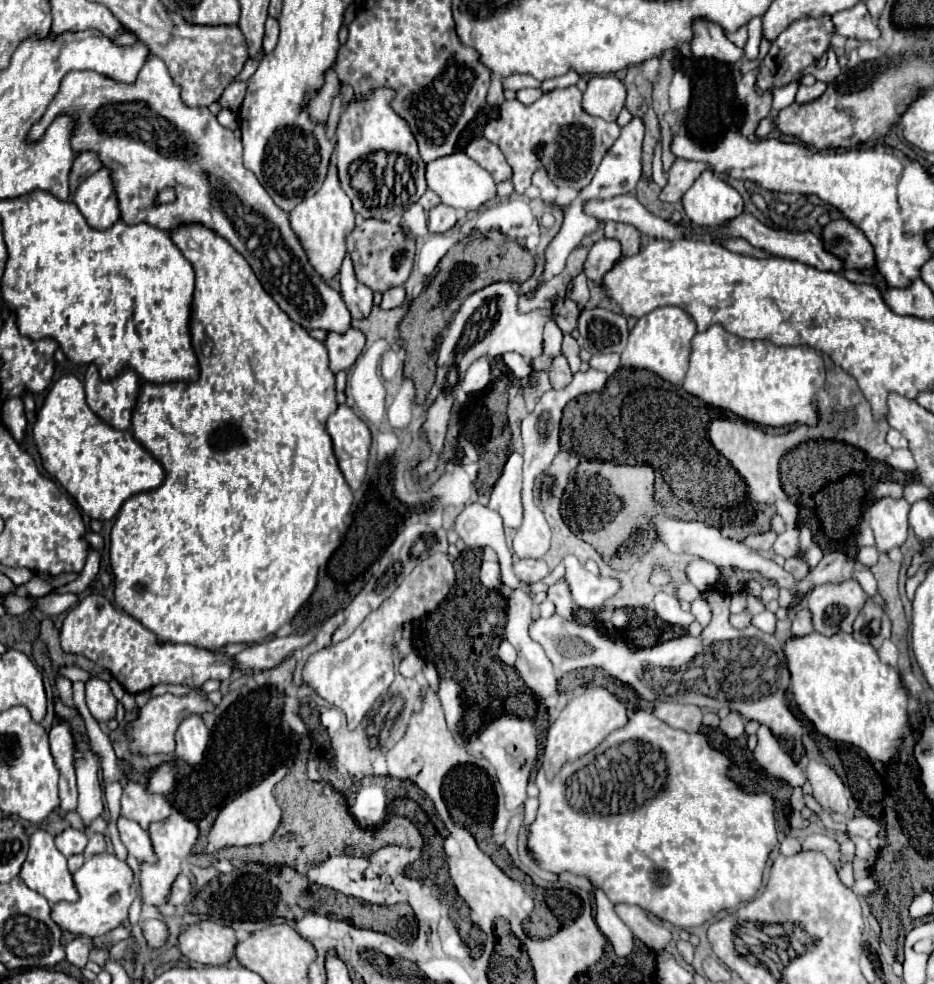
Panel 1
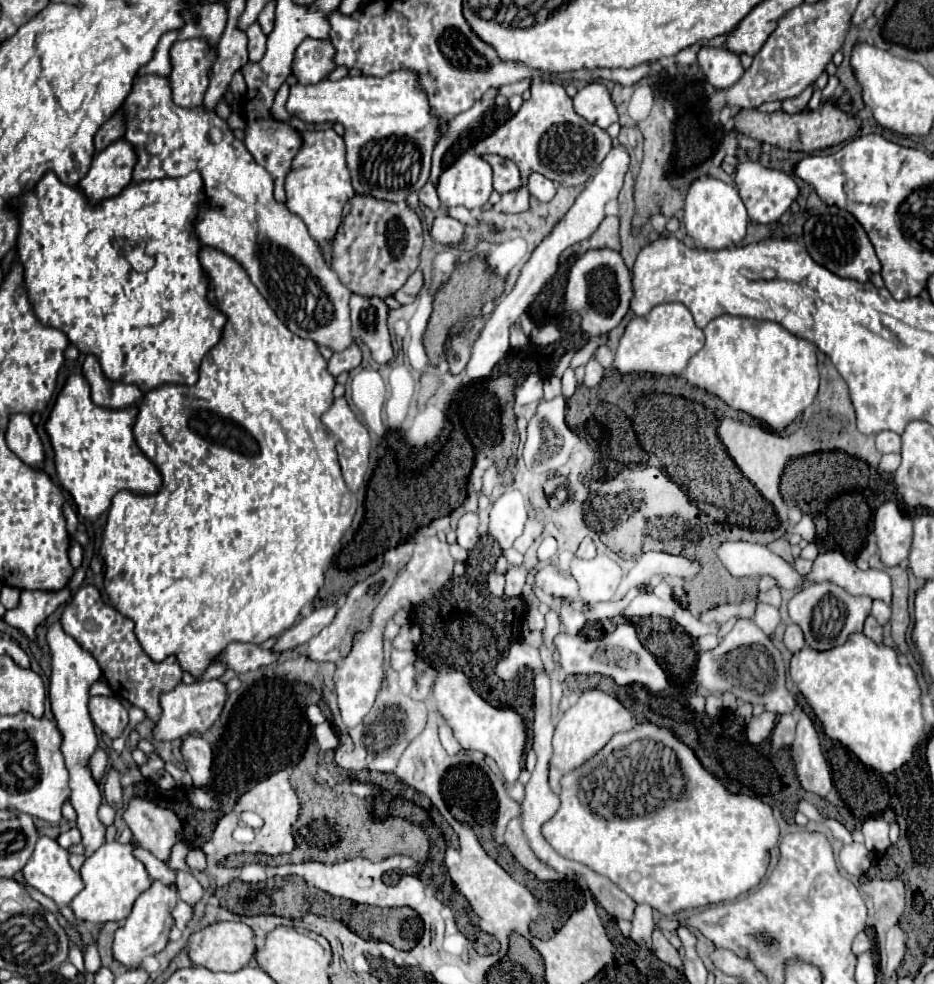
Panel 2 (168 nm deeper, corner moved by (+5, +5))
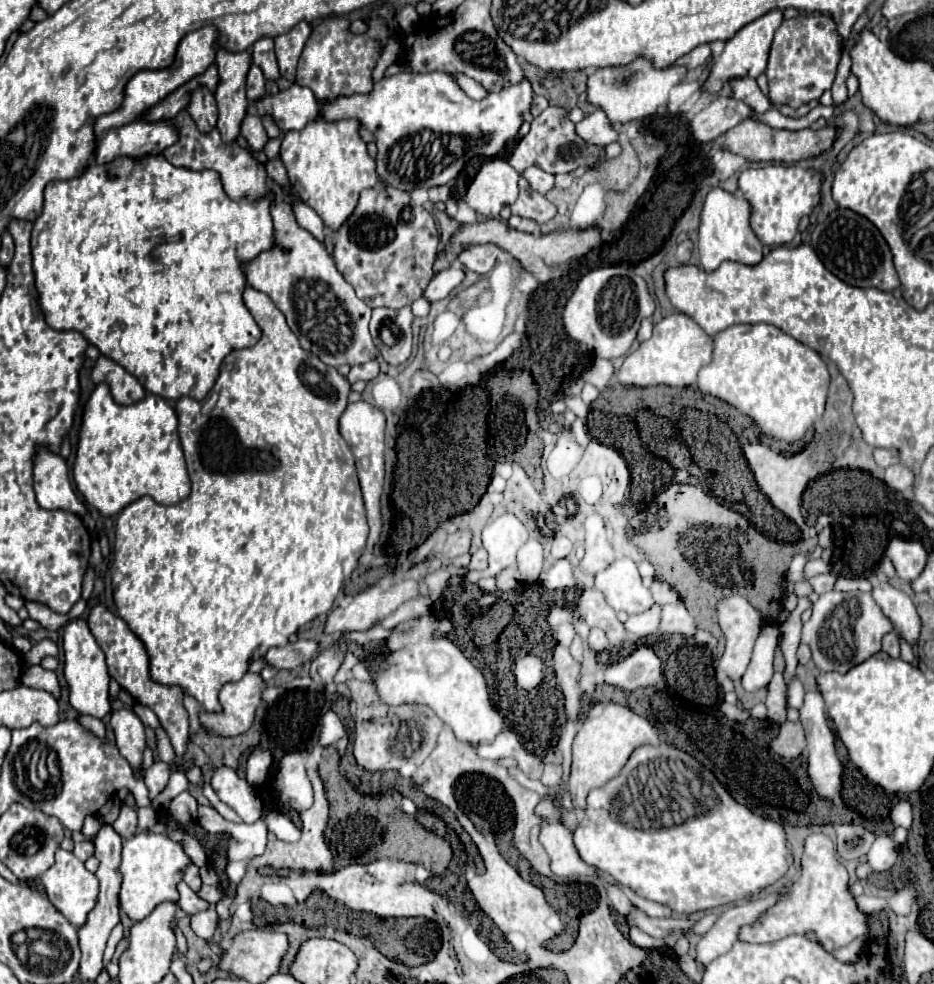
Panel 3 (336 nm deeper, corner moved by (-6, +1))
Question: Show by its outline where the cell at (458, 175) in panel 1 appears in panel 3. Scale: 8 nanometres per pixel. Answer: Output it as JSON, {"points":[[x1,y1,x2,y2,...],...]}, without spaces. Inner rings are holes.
{"points":[[500,157,488,159,480,167,480,171,472,179,472,183,468,185,468,189,464,193,464,203,470,205,472,209,476,209,484,217,490,217,490,219,492,217,498,217,498,213,500,213,500,209,504,205,510,205,510,203,516,201,516,197,518,197,518,177,520,175,504,159,500,159]]}

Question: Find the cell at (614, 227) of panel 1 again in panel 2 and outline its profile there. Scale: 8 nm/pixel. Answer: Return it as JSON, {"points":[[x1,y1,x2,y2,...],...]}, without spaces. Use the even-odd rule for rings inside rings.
{"points":[[605,217,601,221,601,225,597,227,597,231,589,239,585,239,581,243,581,247,583,247,583,251,603,249,603,247,619,251,621,249,621,245,619,245,619,217]]}

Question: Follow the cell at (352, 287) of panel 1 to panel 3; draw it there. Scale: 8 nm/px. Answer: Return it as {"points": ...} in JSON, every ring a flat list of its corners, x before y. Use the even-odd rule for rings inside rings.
{"points":[[378,307,372,309,370,335,388,365,402,365,412,353,412,311,402,307,398,311]]}

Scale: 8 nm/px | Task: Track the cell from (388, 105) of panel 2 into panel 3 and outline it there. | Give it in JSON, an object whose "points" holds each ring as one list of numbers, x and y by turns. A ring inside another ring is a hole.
{"points":[[402,71,392,77,384,77,374,83,370,93,356,93,356,95,338,95,336,99,316,99,308,87,292,85,290,89,280,91,278,95,264,97,256,101,256,111,260,115,270,113,282,131,300,130,306,123,324,117,324,121,340,121,340,119,356,119,362,127,366,127,376,141,378,155,376,155,376,173,386,187,396,187,402,191,412,191,416,187,436,187,446,185,452,181,466,161,474,155,494,157,498,155,508,141,518,135,522,125,522,113,530,109,532,103,532,85,530,81,522,81,498,93,488,93,482,101,472,101,466,93,454,83,454,79,446,73,410,73]]}

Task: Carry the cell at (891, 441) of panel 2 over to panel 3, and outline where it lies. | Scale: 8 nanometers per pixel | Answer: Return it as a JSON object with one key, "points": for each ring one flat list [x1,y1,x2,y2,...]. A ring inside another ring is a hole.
{"points":[[878,447,878,449,874,451,874,459,876,459,876,463,878,463,880,467,884,467,884,469,900,461,896,449,882,449,882,447]]}

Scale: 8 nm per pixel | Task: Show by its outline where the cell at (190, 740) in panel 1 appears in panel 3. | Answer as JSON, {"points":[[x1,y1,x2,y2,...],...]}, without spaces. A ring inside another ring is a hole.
{"points":[[216,767,210,781,212,789,220,797,222,803,232,807,244,823,252,825,262,817,262,801,258,799,256,791,248,781,240,779,234,769,230,767]]}

